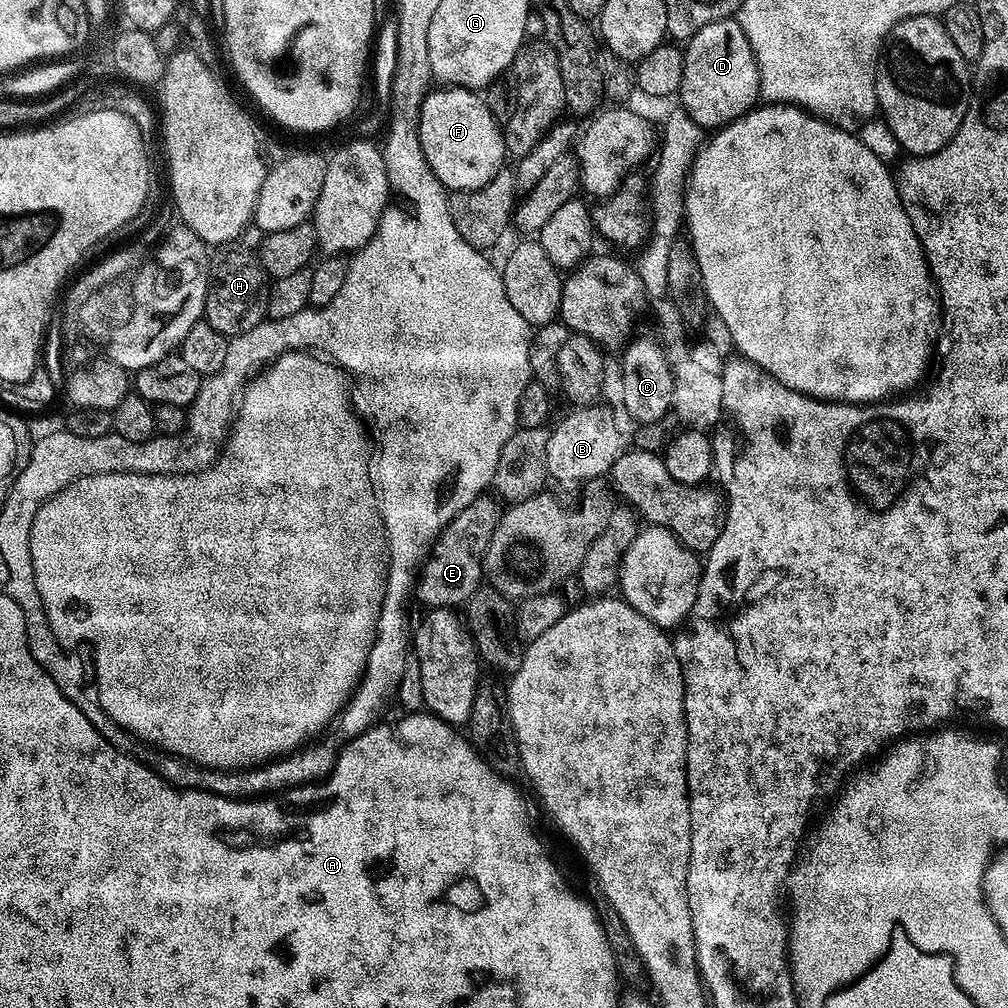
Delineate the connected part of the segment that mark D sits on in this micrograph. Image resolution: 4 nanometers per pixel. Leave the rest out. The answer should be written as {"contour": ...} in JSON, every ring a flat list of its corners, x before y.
{"contour":[[729,18,702,26,702,30,687,41,683,53,678,104,702,129,719,130,731,124,752,111,761,99,760,71,750,50,750,42,746,34,742,34,739,19]]}

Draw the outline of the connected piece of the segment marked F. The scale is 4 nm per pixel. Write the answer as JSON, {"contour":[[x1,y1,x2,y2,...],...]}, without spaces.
{"contour":[[440,86,429,91,424,97,420,107,420,141,422,142,422,154,426,154,426,162,430,162,430,170,445,189,452,192,469,192,478,190,490,182,505,167,504,156,504,134,501,125,490,114,488,101,483,95,477,94,470,88,454,88,451,86]]}

